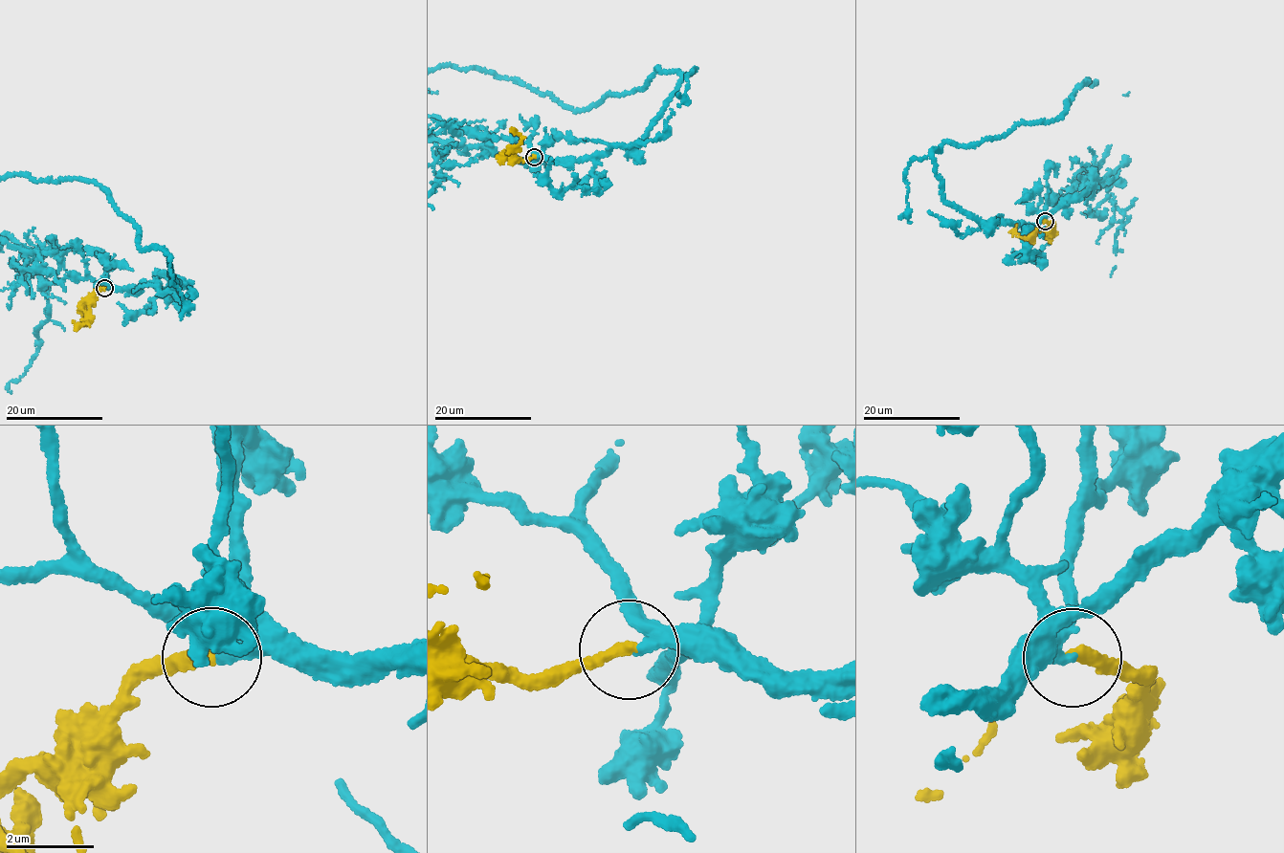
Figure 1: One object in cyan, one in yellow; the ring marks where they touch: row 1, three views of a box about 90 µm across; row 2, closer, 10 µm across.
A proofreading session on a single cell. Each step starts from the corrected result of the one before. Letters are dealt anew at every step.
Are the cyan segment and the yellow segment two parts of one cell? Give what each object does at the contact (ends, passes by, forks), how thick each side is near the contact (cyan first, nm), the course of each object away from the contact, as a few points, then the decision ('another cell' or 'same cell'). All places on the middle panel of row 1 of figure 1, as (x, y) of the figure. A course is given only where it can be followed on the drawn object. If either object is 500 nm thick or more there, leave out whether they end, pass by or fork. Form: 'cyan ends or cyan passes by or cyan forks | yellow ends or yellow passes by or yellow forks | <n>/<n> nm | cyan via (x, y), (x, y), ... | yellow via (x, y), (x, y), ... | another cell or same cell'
cyan passes by | yellow ends | 240/280 nm | cyan via (534, 157), (633, 144), (680, 75), (576, 110), (432, 69) | yellow via (534, 157), (519, 161), (502, 154), (520, 142), (520, 138), (512, 128) | same cell

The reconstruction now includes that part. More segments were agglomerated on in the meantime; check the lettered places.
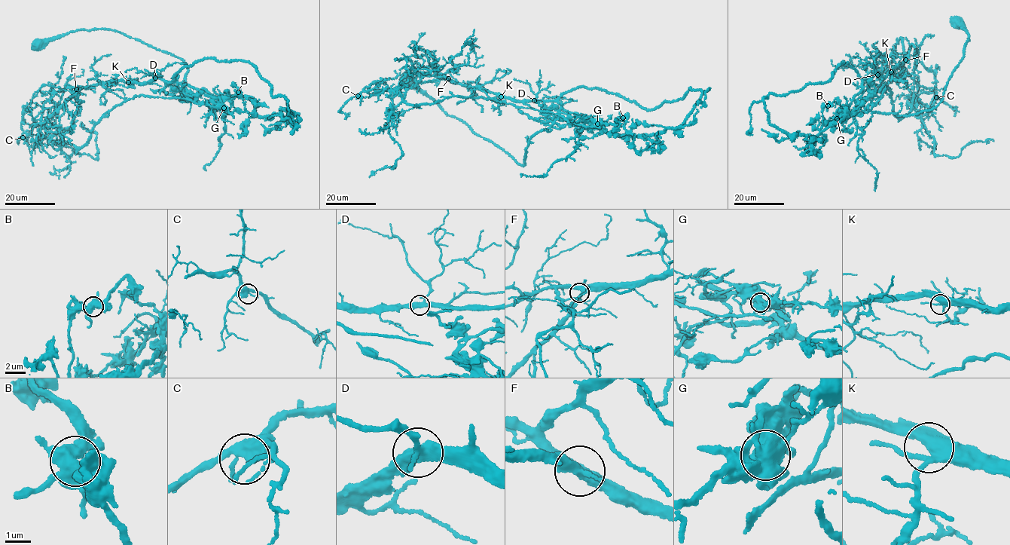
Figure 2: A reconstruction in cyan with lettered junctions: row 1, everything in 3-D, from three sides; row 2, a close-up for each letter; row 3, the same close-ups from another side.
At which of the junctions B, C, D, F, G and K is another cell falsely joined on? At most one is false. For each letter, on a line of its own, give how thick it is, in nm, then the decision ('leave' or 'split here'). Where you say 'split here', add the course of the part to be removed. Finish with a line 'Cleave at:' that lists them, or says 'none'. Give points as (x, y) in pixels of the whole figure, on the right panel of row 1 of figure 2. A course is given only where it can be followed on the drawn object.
B: 550 nm thick; leave
C: 420 nm thick; leave
D: 400 nm thick; leave
F: 400 nm thick; leave
G: 650 nm thick; split here; foreign part runs (837, 117), (845, 119), (885, 86), (892, 112), (919, 114), (938, 156), (957, 157), (973, 142), (993, 141)
K: 440 nm thick; leave
Cleave at: G

